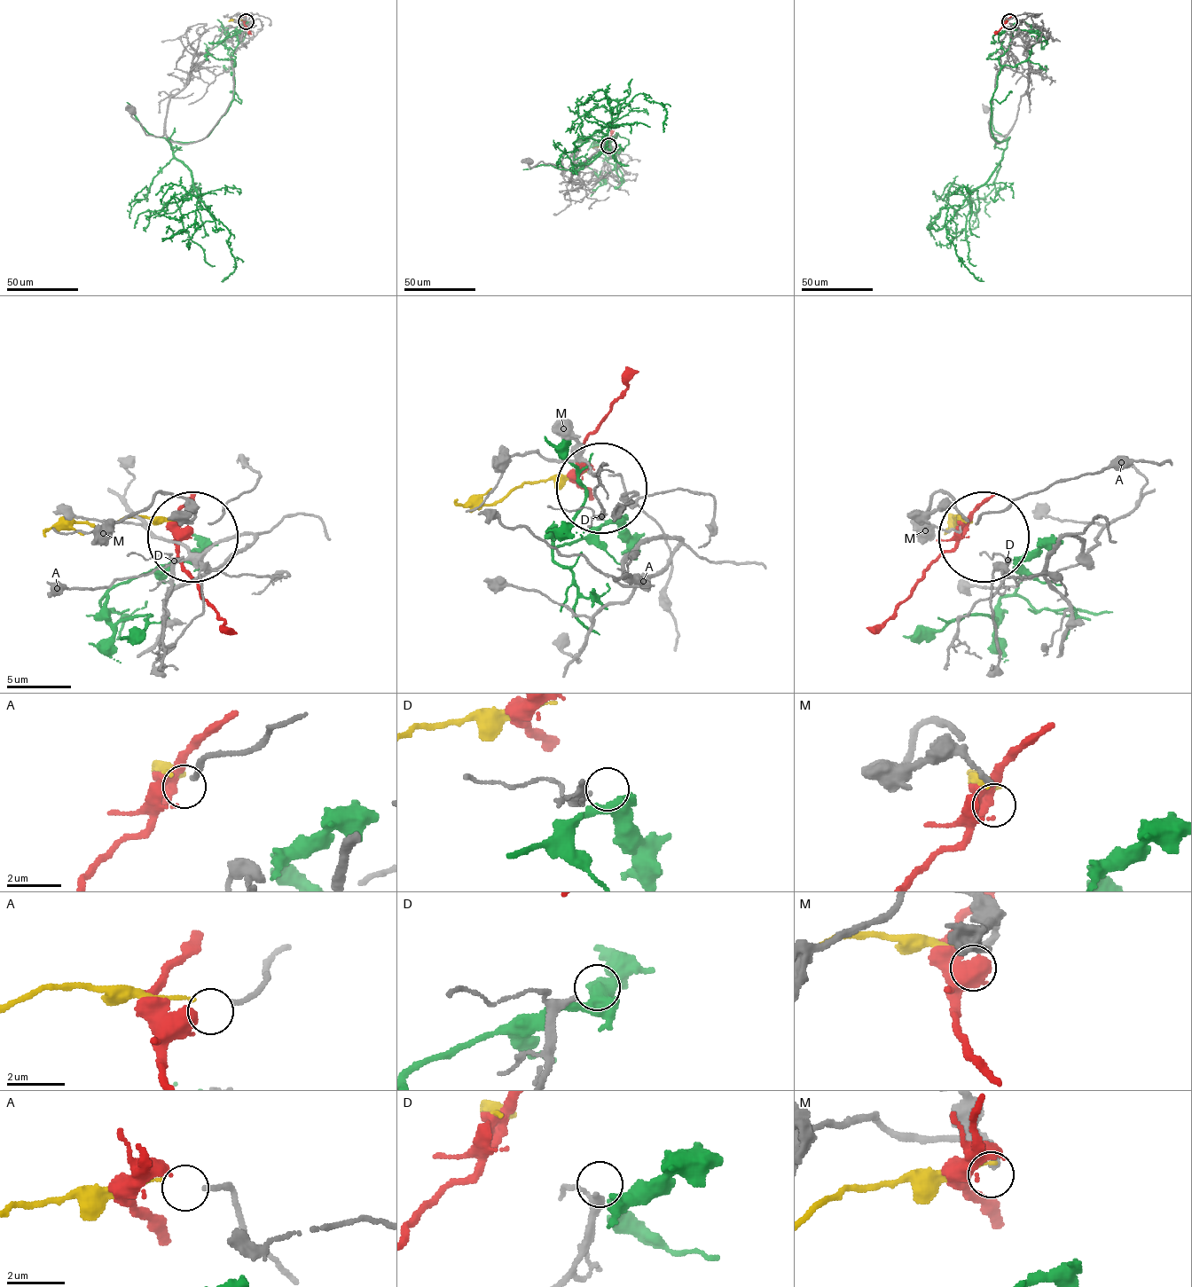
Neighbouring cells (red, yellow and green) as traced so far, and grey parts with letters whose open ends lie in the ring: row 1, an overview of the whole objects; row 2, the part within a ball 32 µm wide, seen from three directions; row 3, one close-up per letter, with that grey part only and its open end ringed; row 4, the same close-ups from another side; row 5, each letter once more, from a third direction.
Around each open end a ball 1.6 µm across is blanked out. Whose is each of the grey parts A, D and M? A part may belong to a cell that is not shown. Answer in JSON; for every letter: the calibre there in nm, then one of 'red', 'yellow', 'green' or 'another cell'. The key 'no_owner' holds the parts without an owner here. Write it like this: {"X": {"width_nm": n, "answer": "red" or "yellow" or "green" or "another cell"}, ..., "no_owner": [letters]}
{"A": {"width_nm": 160, "answer": "yellow"}, "D": {"width_nm": 220, "answer": "green"}, "M": {"width_nm": 190, "answer": "another cell"}, "no_owner": ["M"]}

